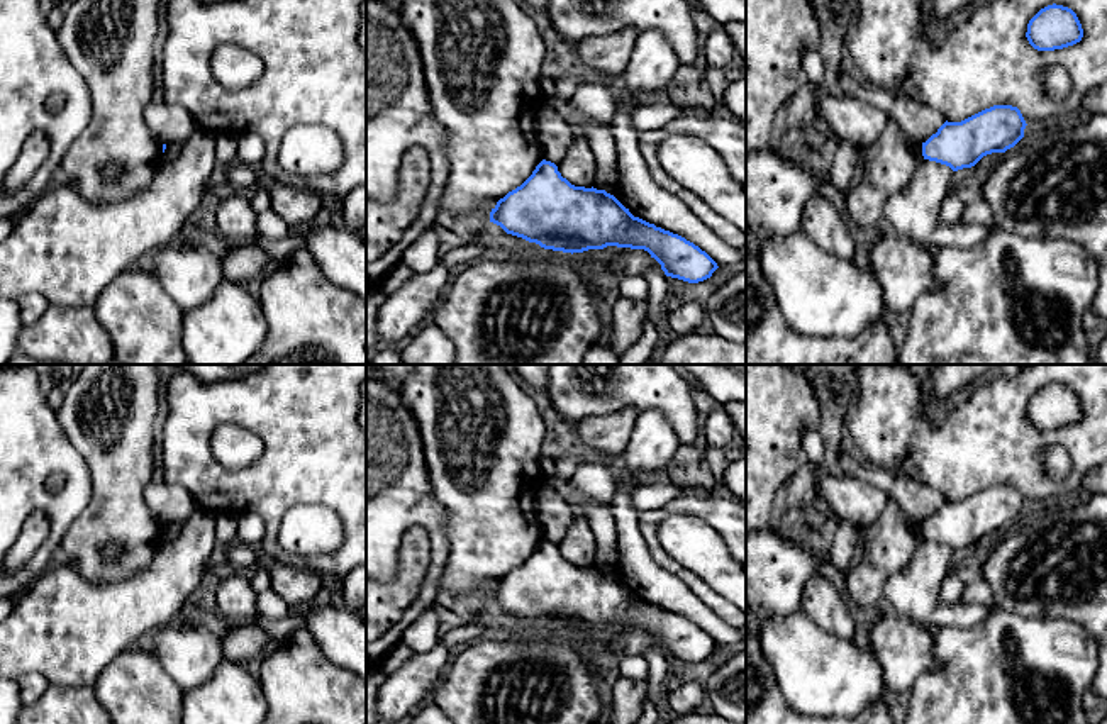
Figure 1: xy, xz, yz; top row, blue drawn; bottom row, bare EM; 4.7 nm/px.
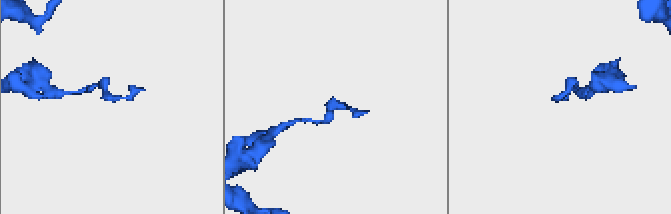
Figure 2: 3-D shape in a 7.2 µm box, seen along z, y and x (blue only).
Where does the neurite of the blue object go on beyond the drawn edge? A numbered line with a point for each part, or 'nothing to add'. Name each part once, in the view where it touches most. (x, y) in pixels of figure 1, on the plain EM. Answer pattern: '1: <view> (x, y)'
nothing to add

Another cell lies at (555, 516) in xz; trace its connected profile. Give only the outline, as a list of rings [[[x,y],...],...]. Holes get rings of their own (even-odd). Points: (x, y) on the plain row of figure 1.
[[[542,485],[537,492],[534,510],[542,529],[542,539],[558,544],[568,532],[576,509],[570,505],[556,490]]]

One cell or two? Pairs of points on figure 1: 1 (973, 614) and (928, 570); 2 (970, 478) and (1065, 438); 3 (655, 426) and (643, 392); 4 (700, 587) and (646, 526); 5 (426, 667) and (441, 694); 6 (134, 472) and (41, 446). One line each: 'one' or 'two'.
1: one
2: one
3: two
4: one
5: two
6: two

